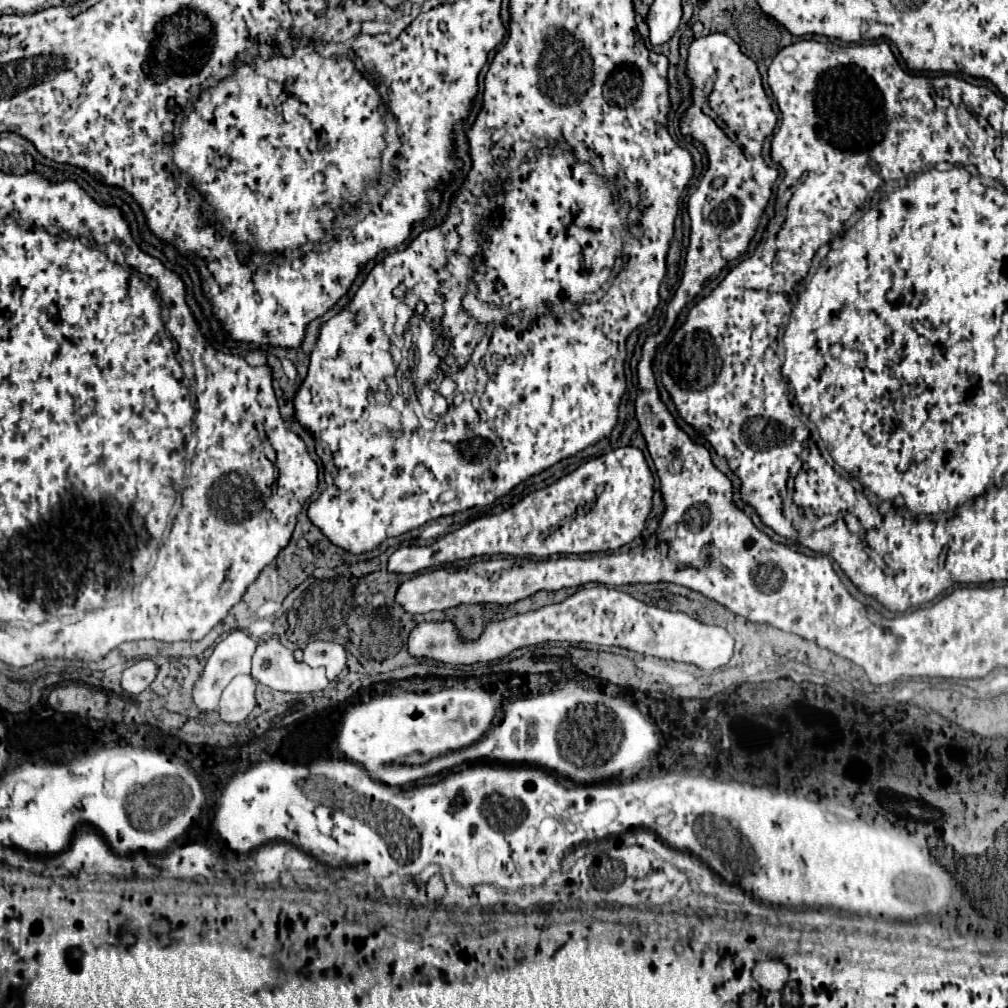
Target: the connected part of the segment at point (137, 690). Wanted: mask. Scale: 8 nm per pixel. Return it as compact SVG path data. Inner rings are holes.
M149 658L139 660L137 664L133 664L131 668L127 668L123 672L121 688L129 696L137 696L149 688L149 684L155 680L155 674L157 674L157 666L153 660L149 660Z

